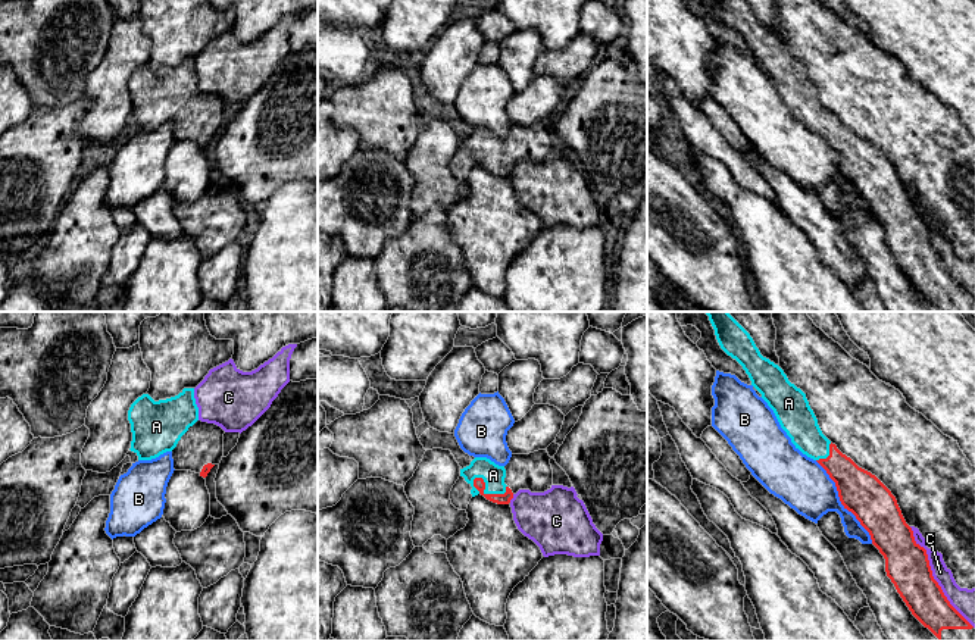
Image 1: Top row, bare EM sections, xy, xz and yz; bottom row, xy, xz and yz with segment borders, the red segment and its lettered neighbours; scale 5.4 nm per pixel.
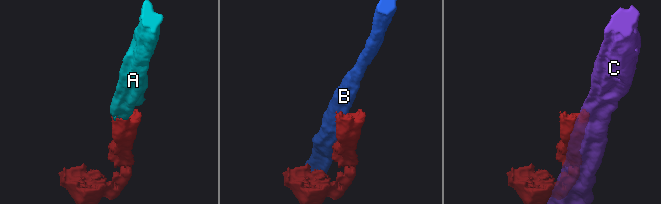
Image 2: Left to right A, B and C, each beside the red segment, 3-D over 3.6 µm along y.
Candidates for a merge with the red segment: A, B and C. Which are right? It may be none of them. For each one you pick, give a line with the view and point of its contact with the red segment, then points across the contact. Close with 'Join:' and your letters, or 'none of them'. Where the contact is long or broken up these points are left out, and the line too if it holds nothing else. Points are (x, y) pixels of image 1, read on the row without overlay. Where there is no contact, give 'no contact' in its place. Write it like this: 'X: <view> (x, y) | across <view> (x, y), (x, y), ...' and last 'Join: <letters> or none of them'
A: xz (483, 162) | across xz (478, 153), (483, 162), (493, 146)
Join: A

